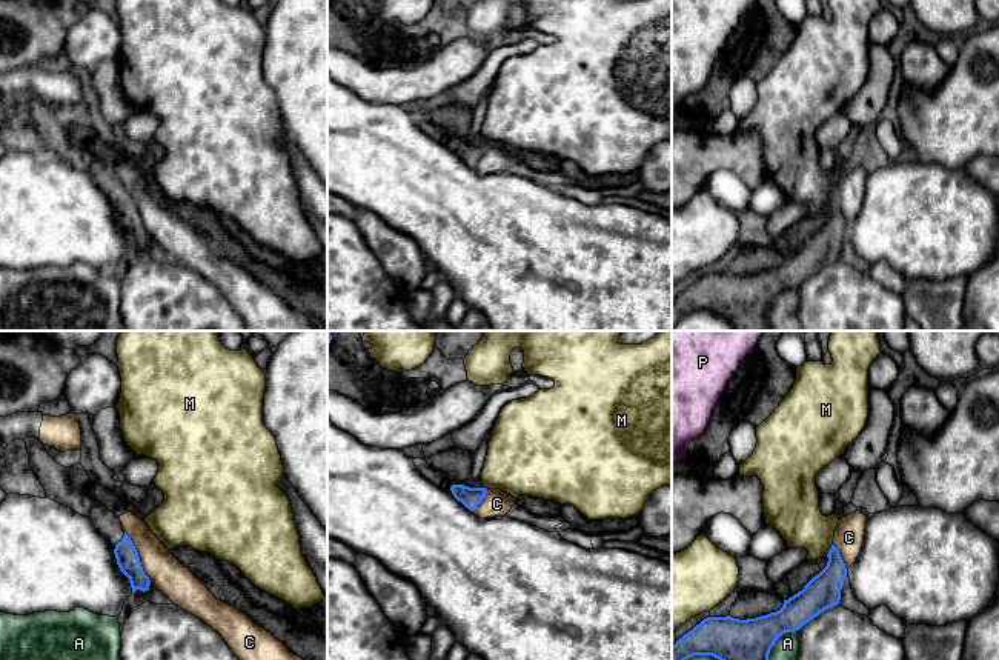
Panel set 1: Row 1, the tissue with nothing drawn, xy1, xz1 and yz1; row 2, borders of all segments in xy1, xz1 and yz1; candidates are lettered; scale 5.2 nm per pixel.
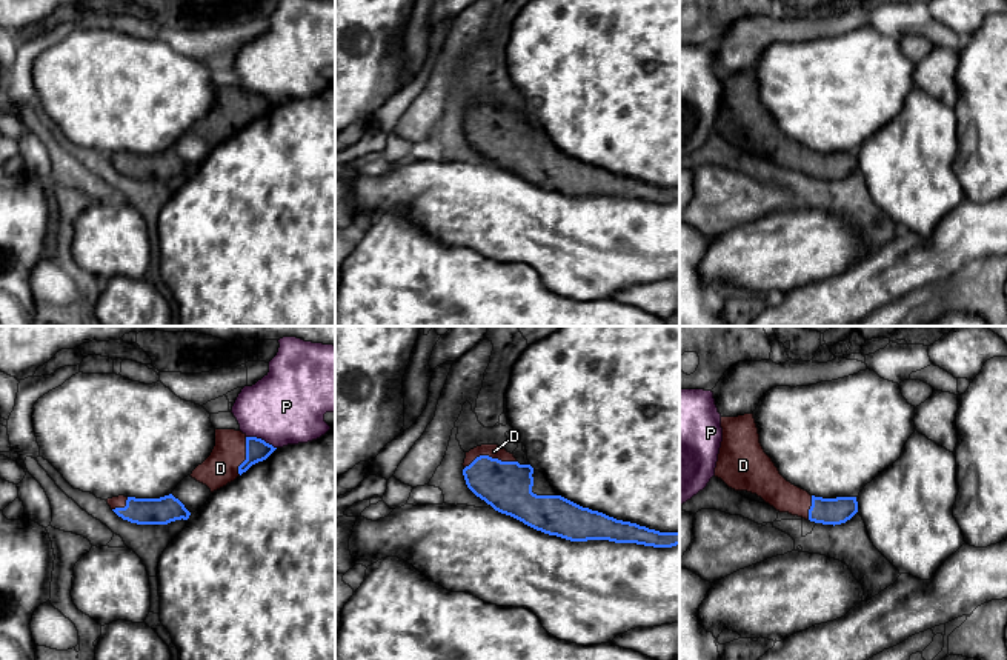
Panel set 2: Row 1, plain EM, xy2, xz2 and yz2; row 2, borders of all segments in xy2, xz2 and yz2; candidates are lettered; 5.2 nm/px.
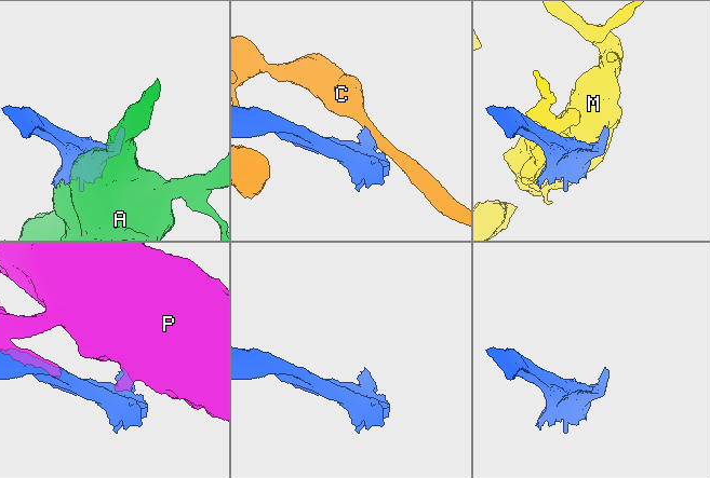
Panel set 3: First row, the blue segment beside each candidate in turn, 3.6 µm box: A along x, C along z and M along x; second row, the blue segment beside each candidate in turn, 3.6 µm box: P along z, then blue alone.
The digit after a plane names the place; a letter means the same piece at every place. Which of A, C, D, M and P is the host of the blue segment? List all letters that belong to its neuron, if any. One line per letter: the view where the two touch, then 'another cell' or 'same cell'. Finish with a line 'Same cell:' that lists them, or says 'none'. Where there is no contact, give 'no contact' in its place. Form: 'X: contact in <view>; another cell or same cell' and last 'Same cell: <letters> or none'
A: contact in yz1; another cell
C: contact in xy1; another cell
D: contact in xz2; same cell
M: contact in yz1; another cell
P: contact in xy2; another cell
Same cell: D

